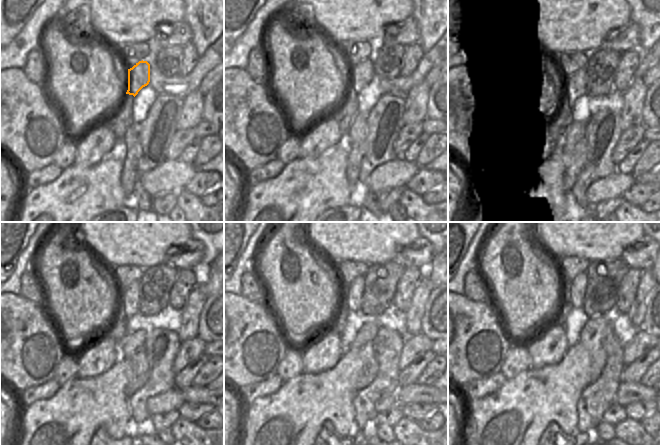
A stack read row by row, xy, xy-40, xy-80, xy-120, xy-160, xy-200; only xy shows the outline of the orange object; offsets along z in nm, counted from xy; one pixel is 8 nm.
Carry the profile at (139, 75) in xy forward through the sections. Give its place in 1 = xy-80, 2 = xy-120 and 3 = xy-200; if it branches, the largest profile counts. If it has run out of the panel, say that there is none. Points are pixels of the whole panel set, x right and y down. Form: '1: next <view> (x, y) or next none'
1: next xy-80 (579, 80)
2: next xy-120 (129, 299)
3: next xy-200 (578, 285)

